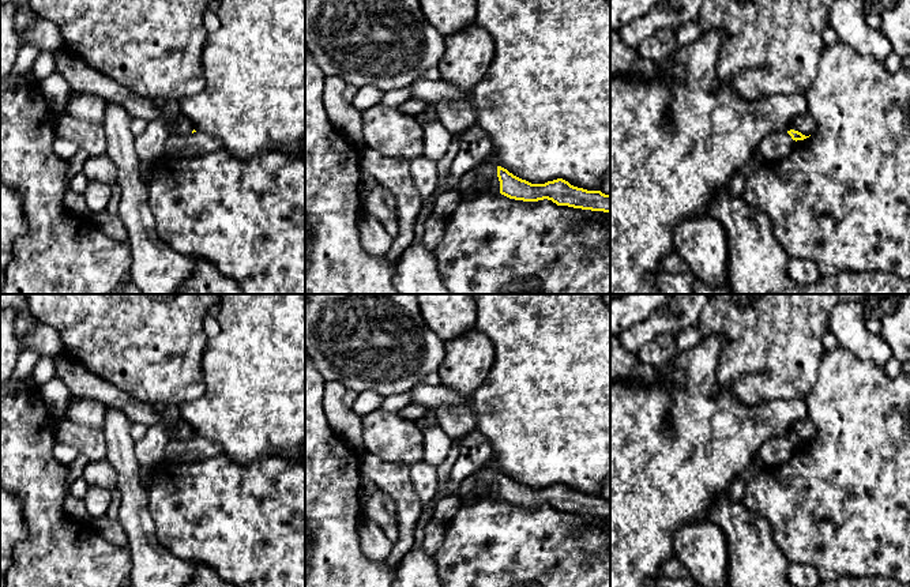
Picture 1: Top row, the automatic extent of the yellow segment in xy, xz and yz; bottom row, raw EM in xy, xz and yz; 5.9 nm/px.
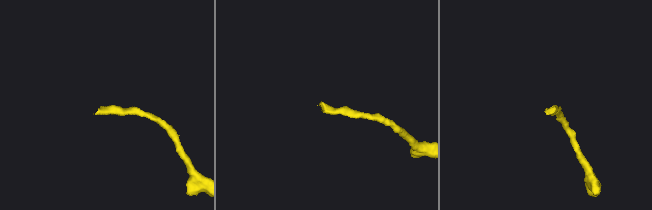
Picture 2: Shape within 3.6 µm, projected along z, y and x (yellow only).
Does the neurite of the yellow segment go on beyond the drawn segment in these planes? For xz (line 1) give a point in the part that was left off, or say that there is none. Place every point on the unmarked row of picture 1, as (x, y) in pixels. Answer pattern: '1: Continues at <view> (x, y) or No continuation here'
1: Continues at xz (482, 484)

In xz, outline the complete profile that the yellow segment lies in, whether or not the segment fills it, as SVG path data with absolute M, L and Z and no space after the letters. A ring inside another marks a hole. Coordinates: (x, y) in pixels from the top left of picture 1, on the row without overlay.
M481 469L459 485L462 498L492 497L523 507L552 505L557 511L610 518L610 500L571 490L563 483L545 489L531 489L507 474L493 469Z

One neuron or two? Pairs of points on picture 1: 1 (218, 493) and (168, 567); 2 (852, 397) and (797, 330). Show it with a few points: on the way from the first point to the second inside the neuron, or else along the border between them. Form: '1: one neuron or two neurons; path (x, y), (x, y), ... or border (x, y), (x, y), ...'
1: two neurons; border (154, 531), (165, 548), (190, 563)
2: two neurons; border (826, 352), (819, 365), (816, 382), (811, 388)

